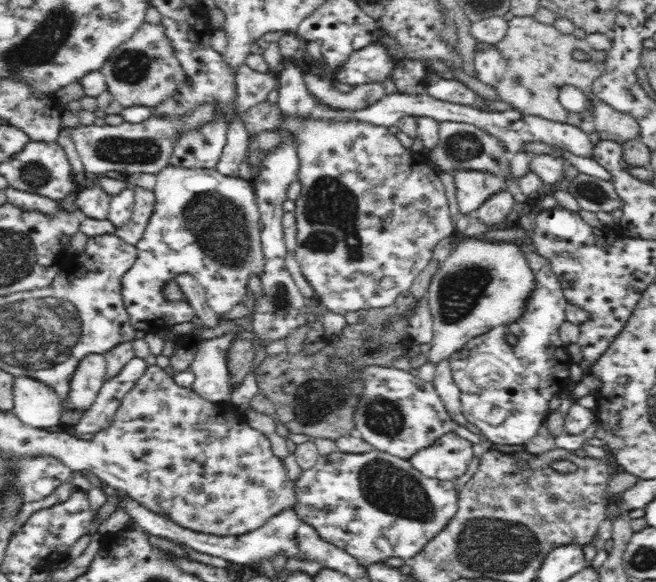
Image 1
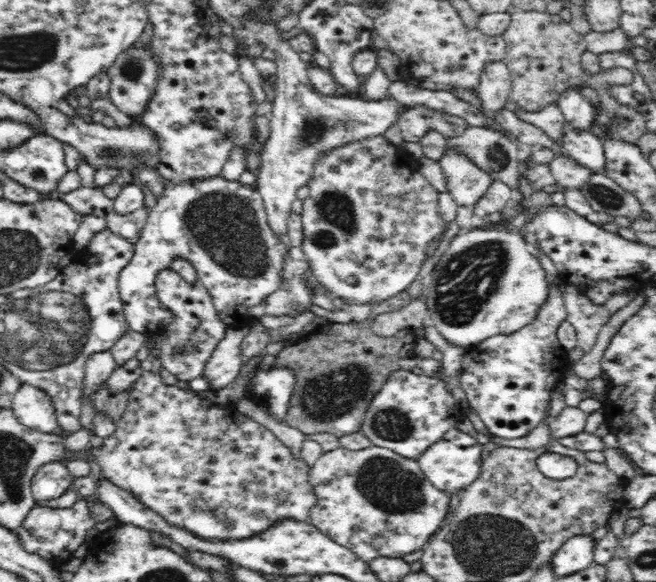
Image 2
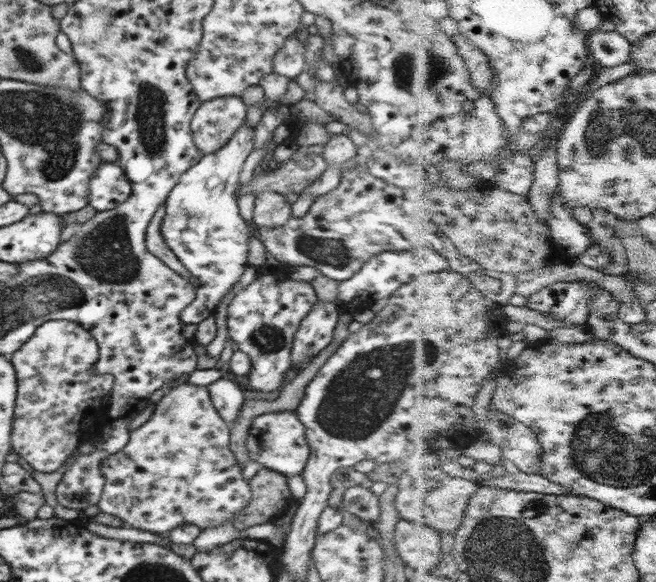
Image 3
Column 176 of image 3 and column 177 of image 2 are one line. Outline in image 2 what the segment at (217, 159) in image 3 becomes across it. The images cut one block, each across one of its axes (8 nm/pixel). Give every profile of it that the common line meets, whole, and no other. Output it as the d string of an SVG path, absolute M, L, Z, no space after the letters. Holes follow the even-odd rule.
M221 175L183 183L163 179L163 187L161 197L157 198L156 205L149 210L139 239L133 244L134 254L131 260L119 272L119 295L129 328L150 336L160 333L172 322L172 311L166 309L157 297L155 280L160 270L171 268L174 258L183 258L194 266L199 281L211 294L216 312L228 327L249 327L251 308L265 302L269 294L280 288L281 274L290 246L286 235L276 236L272 232L261 194L253 185L244 185L239 180L228 180Z

